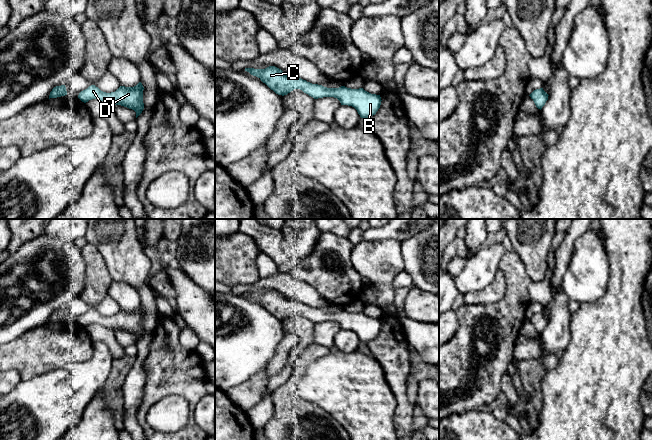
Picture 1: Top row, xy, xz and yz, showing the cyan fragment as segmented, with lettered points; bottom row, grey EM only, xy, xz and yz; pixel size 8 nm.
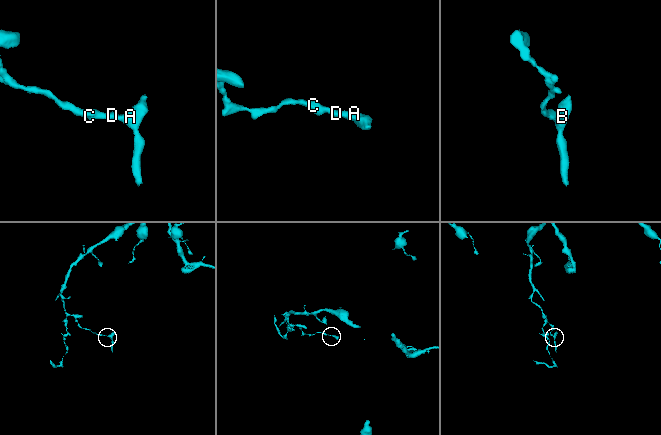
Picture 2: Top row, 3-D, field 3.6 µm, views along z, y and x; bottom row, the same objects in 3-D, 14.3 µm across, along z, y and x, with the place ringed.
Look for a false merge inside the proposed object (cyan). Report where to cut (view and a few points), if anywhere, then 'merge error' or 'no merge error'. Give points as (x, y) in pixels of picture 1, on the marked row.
no cut | no merge error

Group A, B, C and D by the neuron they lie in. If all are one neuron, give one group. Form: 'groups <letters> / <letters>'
groups A B C D

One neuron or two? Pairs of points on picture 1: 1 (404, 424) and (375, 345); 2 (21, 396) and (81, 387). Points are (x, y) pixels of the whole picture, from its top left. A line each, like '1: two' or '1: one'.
1: one
2: one

